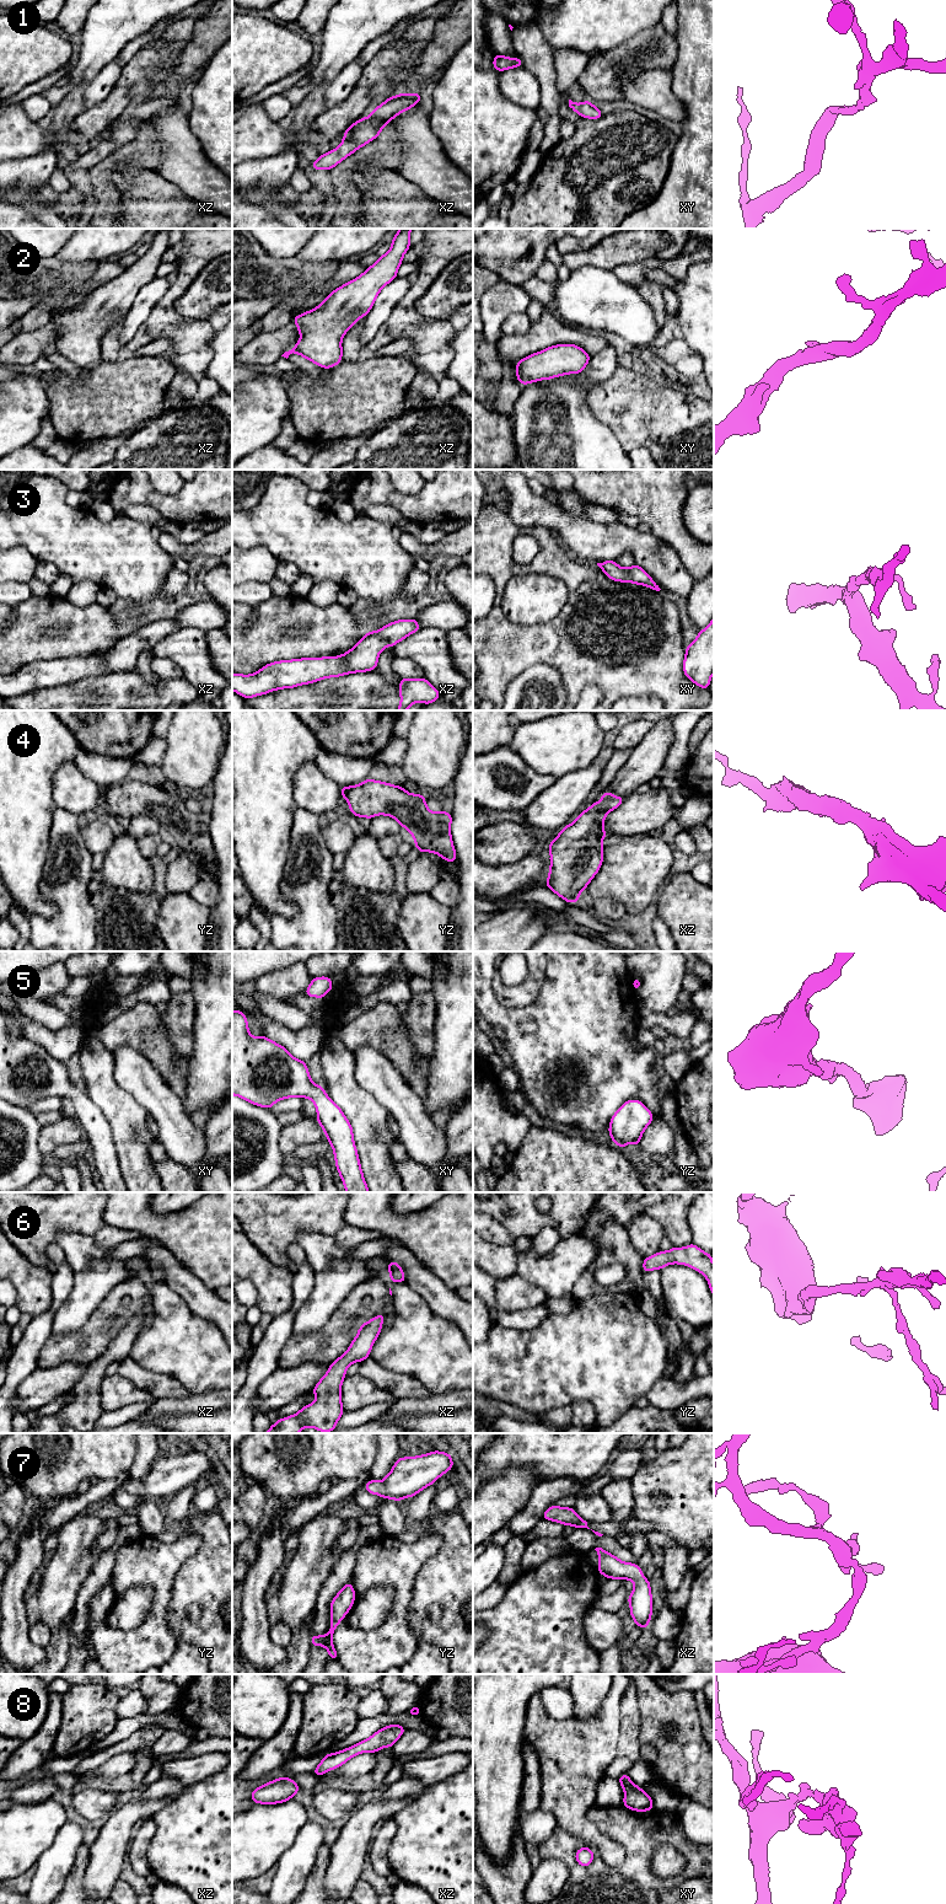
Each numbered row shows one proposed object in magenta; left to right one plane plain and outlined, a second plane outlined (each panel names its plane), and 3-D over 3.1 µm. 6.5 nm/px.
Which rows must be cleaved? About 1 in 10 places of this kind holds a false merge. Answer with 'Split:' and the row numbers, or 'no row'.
Split: no row

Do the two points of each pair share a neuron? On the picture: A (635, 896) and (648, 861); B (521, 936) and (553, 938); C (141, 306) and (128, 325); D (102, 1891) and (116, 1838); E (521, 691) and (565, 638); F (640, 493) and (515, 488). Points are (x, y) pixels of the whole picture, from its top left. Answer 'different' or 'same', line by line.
A: same
B: different
C: same
D: same
E: different
F: different

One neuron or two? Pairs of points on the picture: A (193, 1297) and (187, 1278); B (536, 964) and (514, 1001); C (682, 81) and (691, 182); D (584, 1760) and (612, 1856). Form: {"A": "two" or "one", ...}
{"A": "one", "B": "one", "C": "one", "D": "one"}

